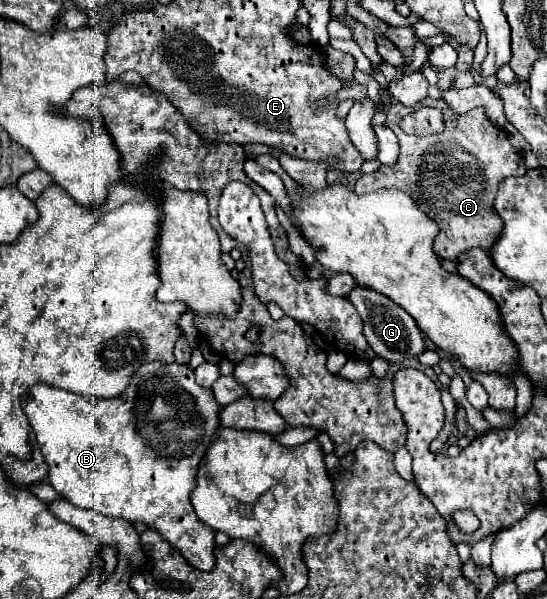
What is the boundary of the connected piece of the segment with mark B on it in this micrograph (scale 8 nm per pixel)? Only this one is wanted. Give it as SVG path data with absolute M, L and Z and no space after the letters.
M159 360L143 364L133 374L129 386L115 398L81 396L41 382L21 396L21 406L29 416L43 456L47 456L45 462L49 466L49 484L57 490L59 496L81 508L97 510L105 516L143 522L157 530L171 546L175 546L193 568L213 568L215 532L197 518L189 502L189 494L195 488L197 466L211 442L217 438L217 430L221 426L221 404L217 404L209 388L203 388L195 382L189 364L167 364Z

